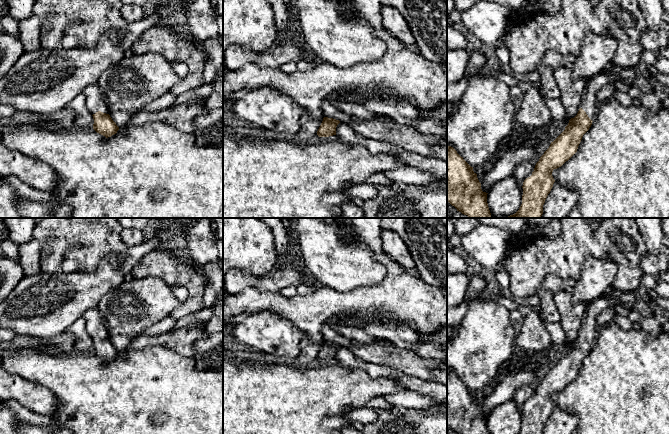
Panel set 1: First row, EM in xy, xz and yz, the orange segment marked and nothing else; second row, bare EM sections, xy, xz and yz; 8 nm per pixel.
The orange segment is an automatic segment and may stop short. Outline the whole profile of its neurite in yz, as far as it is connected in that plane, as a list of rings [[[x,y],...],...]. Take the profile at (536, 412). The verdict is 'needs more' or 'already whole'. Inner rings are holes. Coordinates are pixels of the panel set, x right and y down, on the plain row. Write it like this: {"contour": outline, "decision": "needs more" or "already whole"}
{"contour": [[[604,295],[592,300],[586,309],[577,339],[569,344],[565,354],[551,366],[536,387],[532,399],[523,406],[522,428],[519,434],[543,434],[545,424],[555,406],[552,396],[568,385],[578,373],[583,359],[596,341],[596,318],[604,310],[619,305],[616,298]]], "decision": "needs more"}

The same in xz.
{"contour": [[[324,341],[317,355],[316,363],[323,366],[330,364],[338,364],[339,361],[336,359],[336,351],[339,347],[339,344]]], "decision": "needs more"}

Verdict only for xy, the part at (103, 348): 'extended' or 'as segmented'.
extended

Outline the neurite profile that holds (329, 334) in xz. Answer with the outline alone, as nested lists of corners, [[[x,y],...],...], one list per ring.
[[[324,323],[322,326],[322,336],[323,336],[323,341],[328,341],[328,342],[333,342],[336,344],[339,344],[341,347],[345,348],[352,348],[353,346],[358,345],[359,343],[348,339],[340,334],[338,334],[331,326],[330,324]]]

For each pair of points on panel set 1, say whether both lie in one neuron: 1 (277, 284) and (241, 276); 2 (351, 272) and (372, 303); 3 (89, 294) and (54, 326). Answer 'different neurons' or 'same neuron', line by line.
1: same neuron
2: different neurons
3: same neuron

